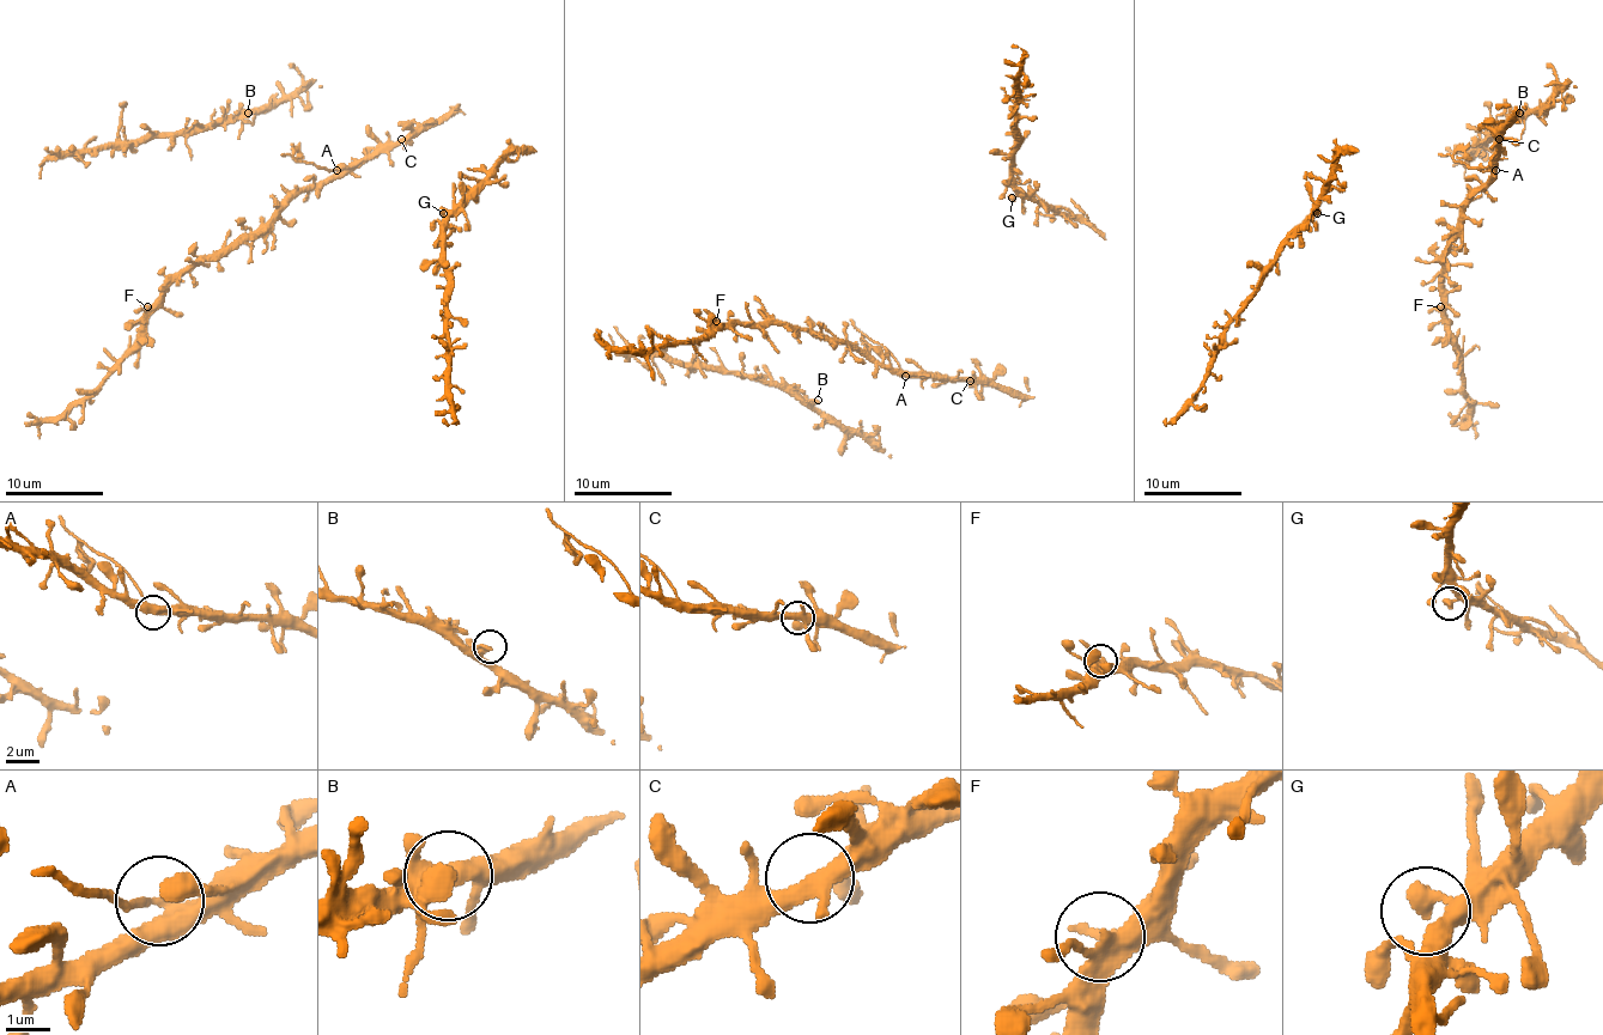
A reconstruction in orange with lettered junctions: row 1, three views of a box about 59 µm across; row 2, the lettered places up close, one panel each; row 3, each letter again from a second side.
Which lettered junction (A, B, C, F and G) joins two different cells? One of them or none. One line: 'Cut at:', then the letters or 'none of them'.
Cut at: A

